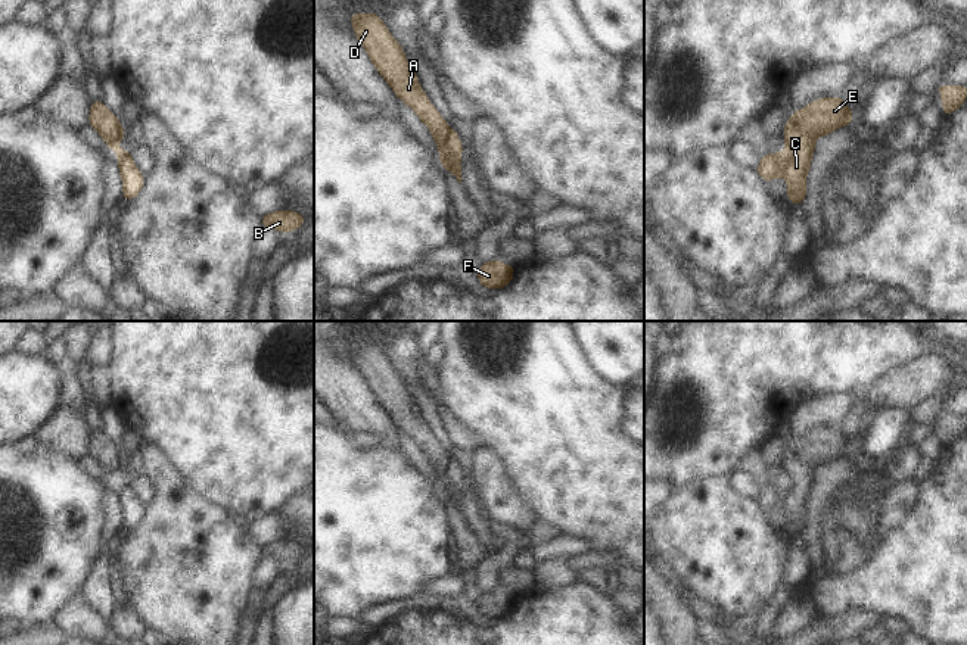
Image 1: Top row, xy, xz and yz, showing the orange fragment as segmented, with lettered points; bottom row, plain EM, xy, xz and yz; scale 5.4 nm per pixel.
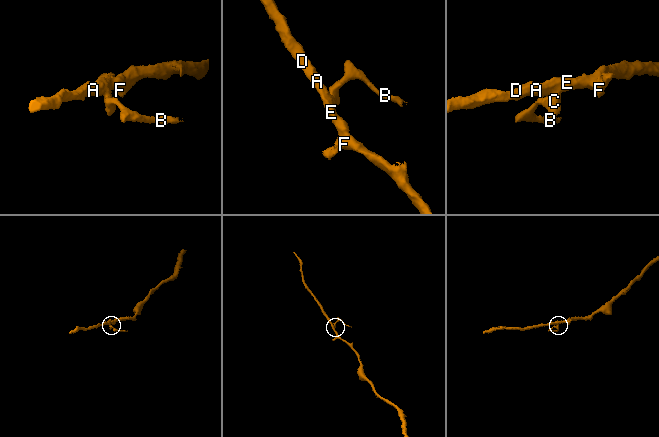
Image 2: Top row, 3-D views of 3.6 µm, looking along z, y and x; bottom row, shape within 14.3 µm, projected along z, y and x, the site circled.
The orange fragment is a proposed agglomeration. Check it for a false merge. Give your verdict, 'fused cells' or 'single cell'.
fused cells

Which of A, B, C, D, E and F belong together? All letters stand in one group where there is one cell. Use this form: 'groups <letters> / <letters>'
groups A D E F / B C

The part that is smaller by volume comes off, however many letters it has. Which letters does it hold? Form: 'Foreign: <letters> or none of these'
Foreign: B, C

